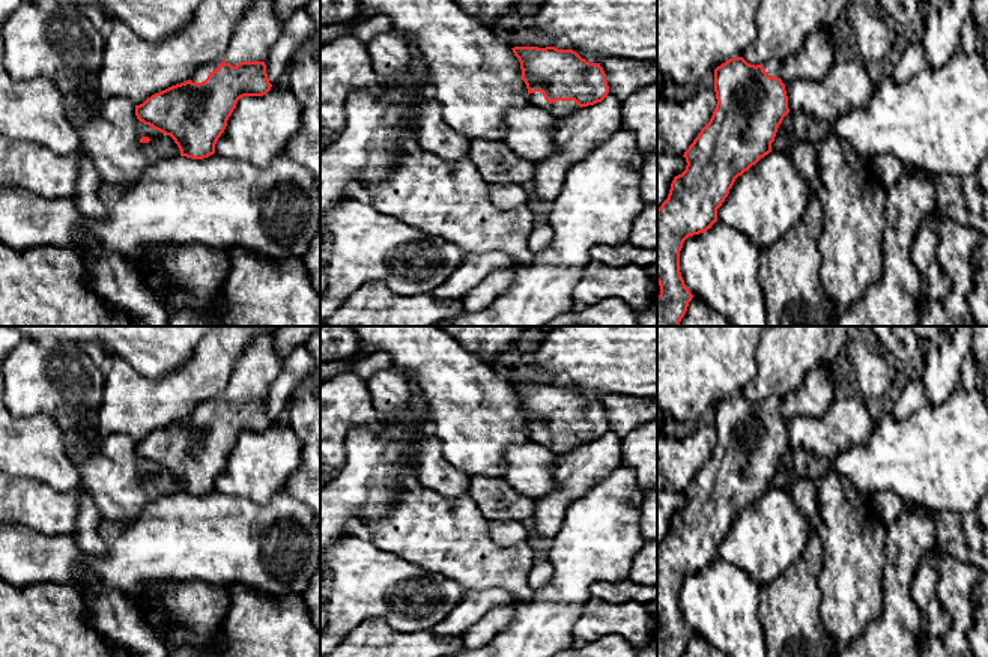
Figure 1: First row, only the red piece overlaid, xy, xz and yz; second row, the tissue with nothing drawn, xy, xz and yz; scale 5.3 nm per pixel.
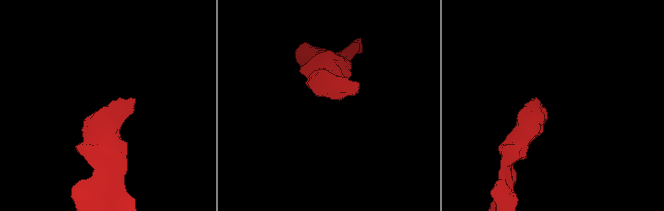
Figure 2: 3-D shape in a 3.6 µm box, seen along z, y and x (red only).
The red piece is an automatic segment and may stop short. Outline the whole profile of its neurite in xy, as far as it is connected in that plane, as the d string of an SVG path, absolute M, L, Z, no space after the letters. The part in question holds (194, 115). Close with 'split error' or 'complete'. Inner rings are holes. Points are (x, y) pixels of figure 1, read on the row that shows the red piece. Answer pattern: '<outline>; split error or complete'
M254 0L238 23L226 53L197 68L188 81L135 105L137 119L170 135L180 156L203 159L214 155L238 101L271 90L265 60L281 32L274 0Z; split error

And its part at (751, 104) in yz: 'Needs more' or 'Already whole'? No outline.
Needs more

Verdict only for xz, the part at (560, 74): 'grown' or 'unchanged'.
grown

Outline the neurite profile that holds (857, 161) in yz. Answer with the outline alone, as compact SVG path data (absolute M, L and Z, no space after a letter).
M841 140L841 144L842 144L844 155L845 155L848 164L854 170L859 170L859 171L871 171L872 170L872 161L868 156L856 152L854 147L848 141Z

